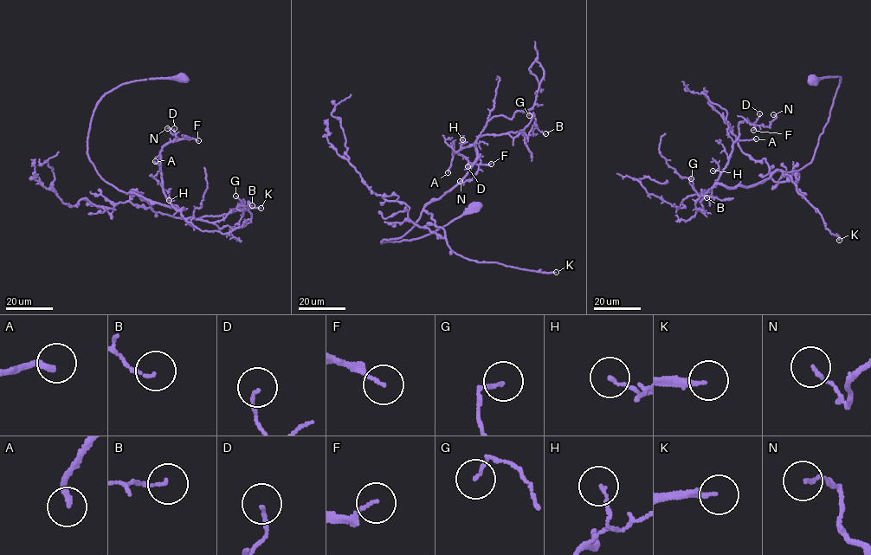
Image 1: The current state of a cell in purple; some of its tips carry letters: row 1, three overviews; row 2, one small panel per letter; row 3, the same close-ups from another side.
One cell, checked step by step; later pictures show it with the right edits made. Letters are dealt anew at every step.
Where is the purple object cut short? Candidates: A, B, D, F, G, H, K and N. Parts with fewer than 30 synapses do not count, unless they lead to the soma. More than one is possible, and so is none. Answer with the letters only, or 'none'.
A, F, K

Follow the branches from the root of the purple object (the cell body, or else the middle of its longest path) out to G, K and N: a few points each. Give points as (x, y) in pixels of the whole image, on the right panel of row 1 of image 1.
G: (812, 79), (841, 76), (809, 163), (746, 186), (715, 183), (703, 190), (704, 212), (691, 178)
K: (812, 79), (841, 76), (813, 158), (798, 170), (782, 172), (816, 209), (825, 229), (839, 240)
N: (812, 79), (841, 76), (809, 163), (777, 170), (746, 186), (715, 183), (738, 124), (767, 126), (773, 114)

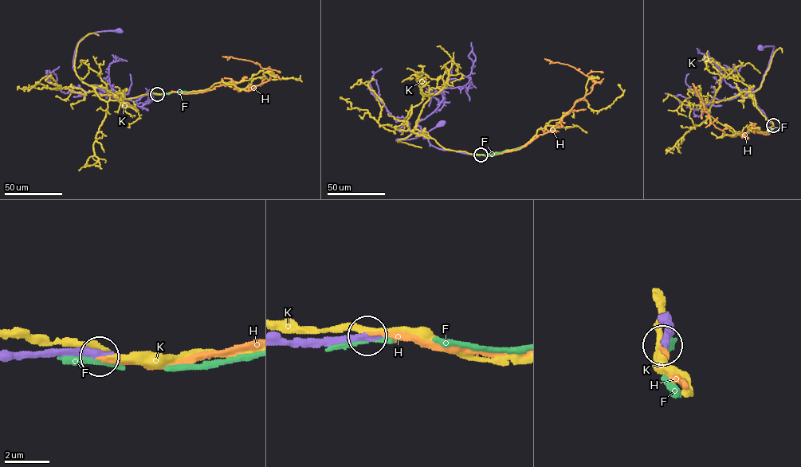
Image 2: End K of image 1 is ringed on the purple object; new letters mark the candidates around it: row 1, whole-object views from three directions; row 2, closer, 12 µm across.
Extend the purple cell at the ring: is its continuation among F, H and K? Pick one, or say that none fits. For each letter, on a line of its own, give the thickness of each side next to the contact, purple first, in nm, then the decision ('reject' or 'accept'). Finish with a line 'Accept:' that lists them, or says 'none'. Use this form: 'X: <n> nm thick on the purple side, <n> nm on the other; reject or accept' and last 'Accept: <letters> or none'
F: 380 nm thick on the purple side, 480 nm on the other; reject
H: 320 nm thick on the purple side, 360 nm on the other; accept
K: 320 nm thick on the purple side, 260 nm on the other; reject
Accept: H

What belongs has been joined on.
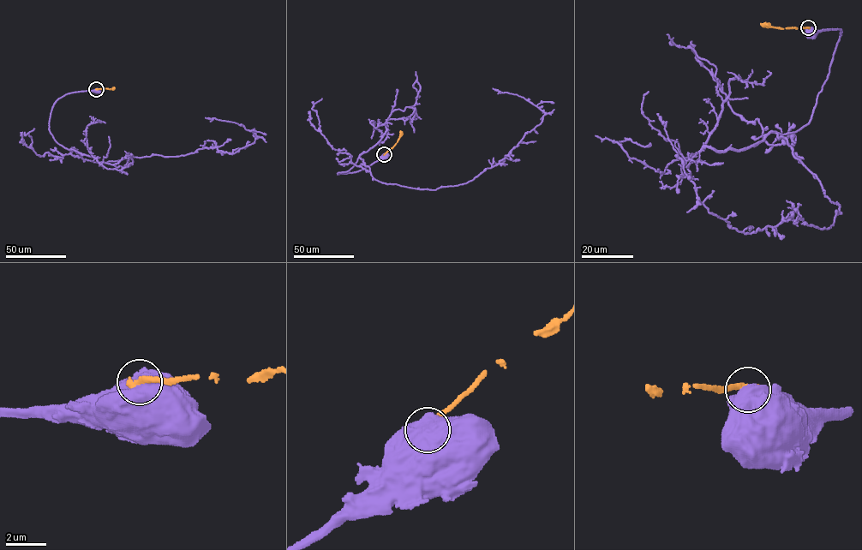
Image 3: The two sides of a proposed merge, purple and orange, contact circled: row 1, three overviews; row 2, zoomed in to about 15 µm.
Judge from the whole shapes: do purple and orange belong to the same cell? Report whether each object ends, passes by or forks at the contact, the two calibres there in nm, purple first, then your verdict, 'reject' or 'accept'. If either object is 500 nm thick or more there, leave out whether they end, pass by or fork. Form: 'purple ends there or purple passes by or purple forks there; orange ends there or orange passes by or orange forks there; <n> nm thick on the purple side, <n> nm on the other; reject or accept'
1150 nm thick on the purple side, 340 nm on the other; reject

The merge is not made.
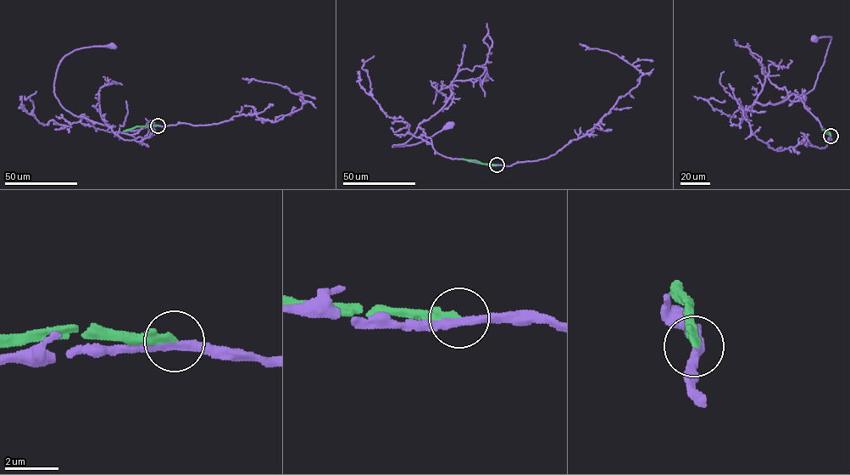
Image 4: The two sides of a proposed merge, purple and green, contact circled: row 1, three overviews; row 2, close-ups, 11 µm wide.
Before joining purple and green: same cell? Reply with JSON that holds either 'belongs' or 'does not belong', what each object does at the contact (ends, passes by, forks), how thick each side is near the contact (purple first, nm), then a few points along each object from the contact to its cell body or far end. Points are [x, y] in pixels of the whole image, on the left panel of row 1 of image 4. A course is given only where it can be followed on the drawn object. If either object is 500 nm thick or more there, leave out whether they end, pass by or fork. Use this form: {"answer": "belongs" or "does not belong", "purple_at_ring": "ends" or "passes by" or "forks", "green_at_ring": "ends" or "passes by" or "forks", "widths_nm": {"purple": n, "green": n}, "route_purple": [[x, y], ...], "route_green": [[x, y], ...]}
{"answer": "does not belong", "purple_at_ring": "passes by", "green_at_ring": "ends", "widths_nm": {"purple": 280, "green": 320}, "route_purple": [[158, 125], [123, 132], [97, 129], [67, 111], [56, 96], [57, 69], [65, 55], [112, 46]], "route_green": [[158, 125], [136, 126], [123, 131]]}

